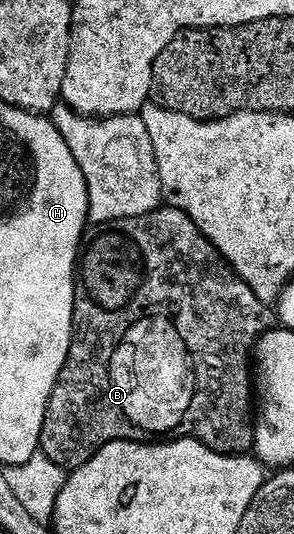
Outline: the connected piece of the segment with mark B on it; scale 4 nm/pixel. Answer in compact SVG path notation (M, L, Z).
M161 205L156 210L146 213L144 216L130 217L129 219L119 219L113 223L101 223L95 228L96 231L87 236L86 250L83 252L82 258L78 263L78 278L76 280L76 317L74 320L74 334L72 337L72 348L68 354L66 365L62 369L62 373L58 377L58 381L54 385L54 393L48 402L46 409L46 421L42 429L42 437L40 438L40 451L50 457L50 461L54 461L54 465L74 472L82 465L86 465L86 461L90 461L94 456L106 445L110 445L119 439L126 439L130 443L139 443L144 440L148 441L172 441L175 439L197 439L199 443L204 443L219 455L246 455L249 454L256 446L256 428L254 426L254 352L256 343L264 335L266 329L271 328L274 323L274 311L271 306L266 305L256 296L254 289L250 289L250 285L246 285L246 281L242 281L242 277L238 277L238 273L234 270L224 258L220 256L220 250L207 239L202 233L202 229L198 229L198 225L194 225L194 221L190 221L190 217L186 213L182 213L176 207Z

